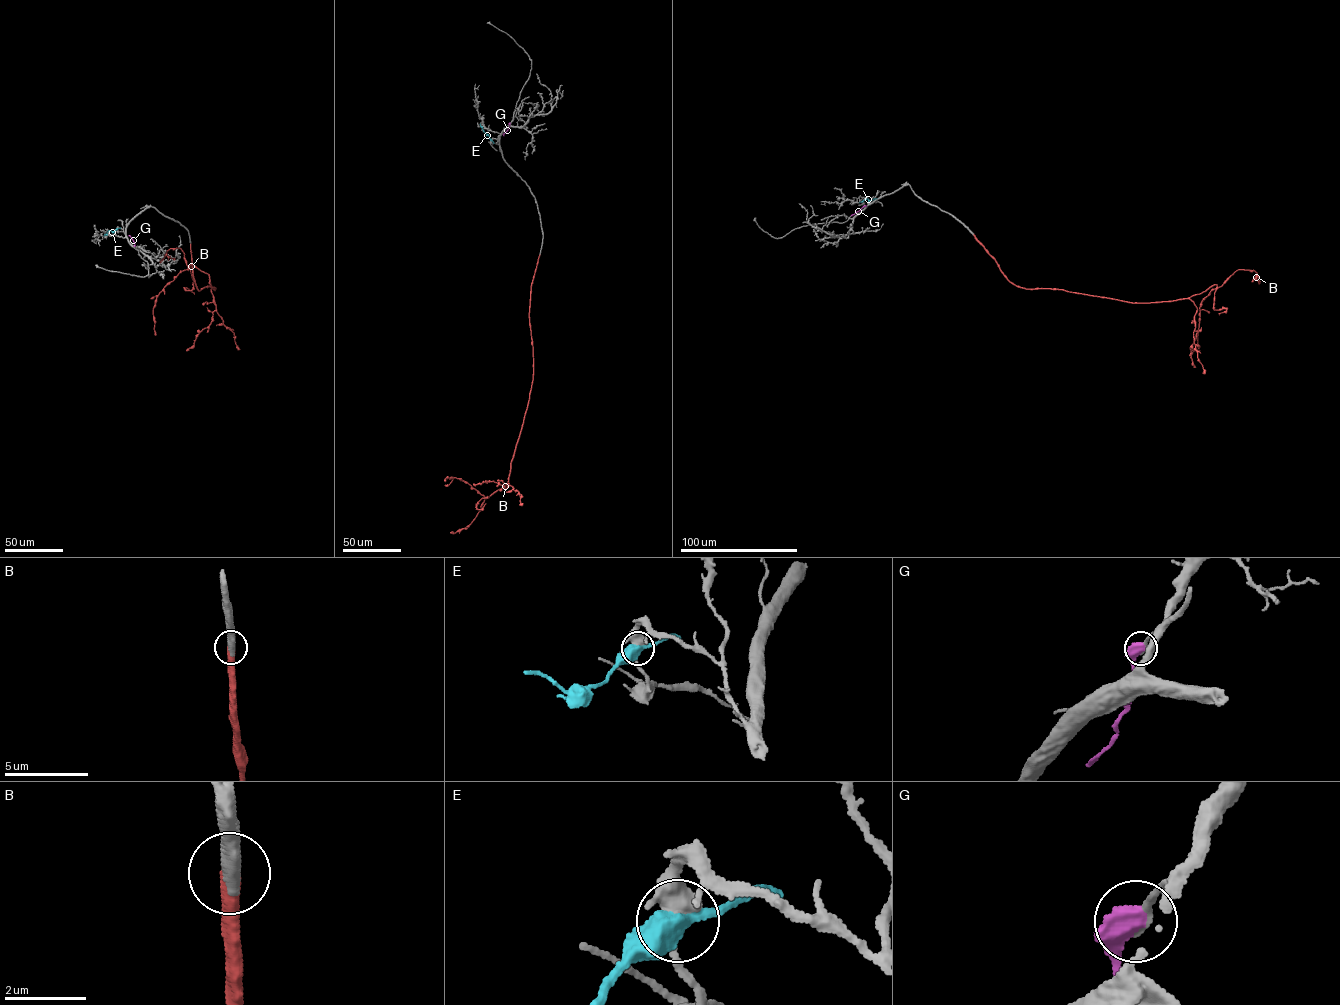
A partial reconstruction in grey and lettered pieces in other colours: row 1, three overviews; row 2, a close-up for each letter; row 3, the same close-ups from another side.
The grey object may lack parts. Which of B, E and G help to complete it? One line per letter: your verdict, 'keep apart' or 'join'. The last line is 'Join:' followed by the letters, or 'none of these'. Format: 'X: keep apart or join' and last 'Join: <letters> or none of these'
B: join
E: keep apart
G: keep apart
Join: B

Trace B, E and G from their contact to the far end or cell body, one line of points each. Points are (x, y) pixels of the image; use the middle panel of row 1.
B: (539, 255), (531, 288), (529, 314), (532, 385), (508, 483), (485, 497), (462, 480), (447, 477), (445, 480)
E: (491, 140), (480, 124)
G: (510, 123), (504, 136)

